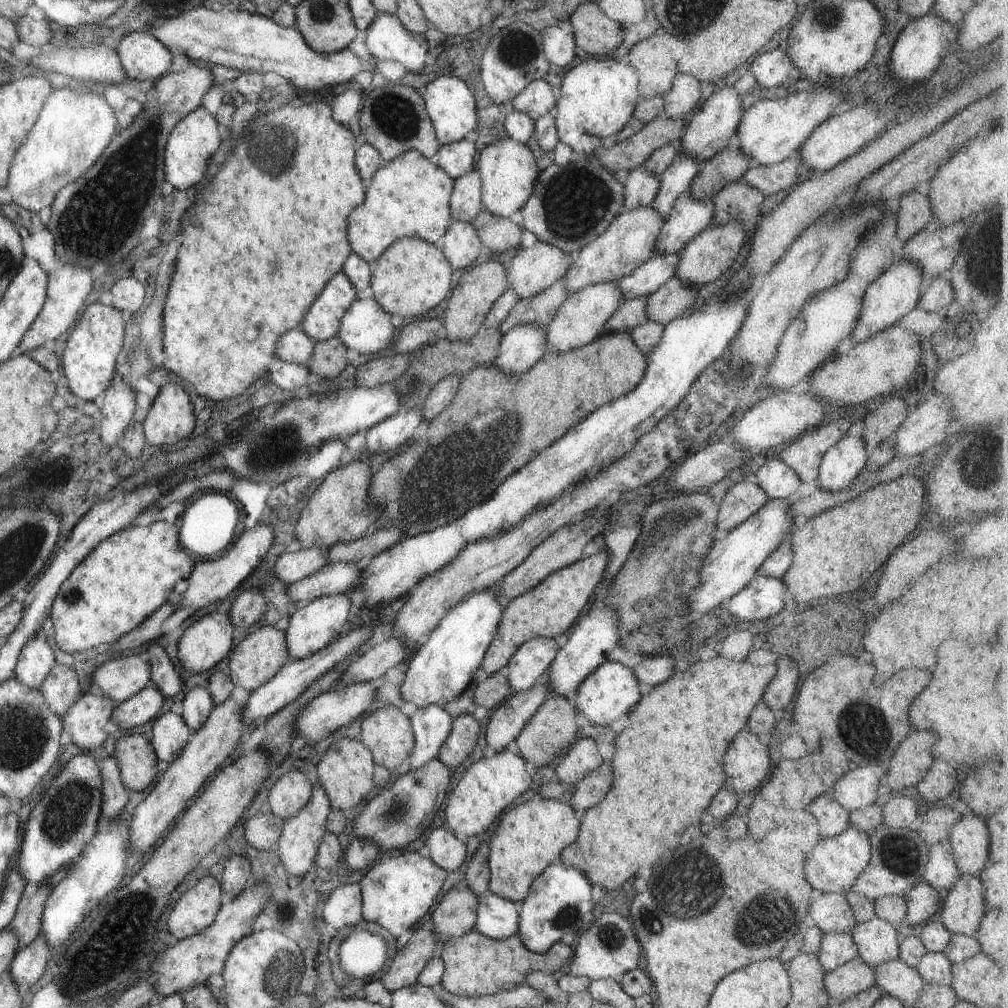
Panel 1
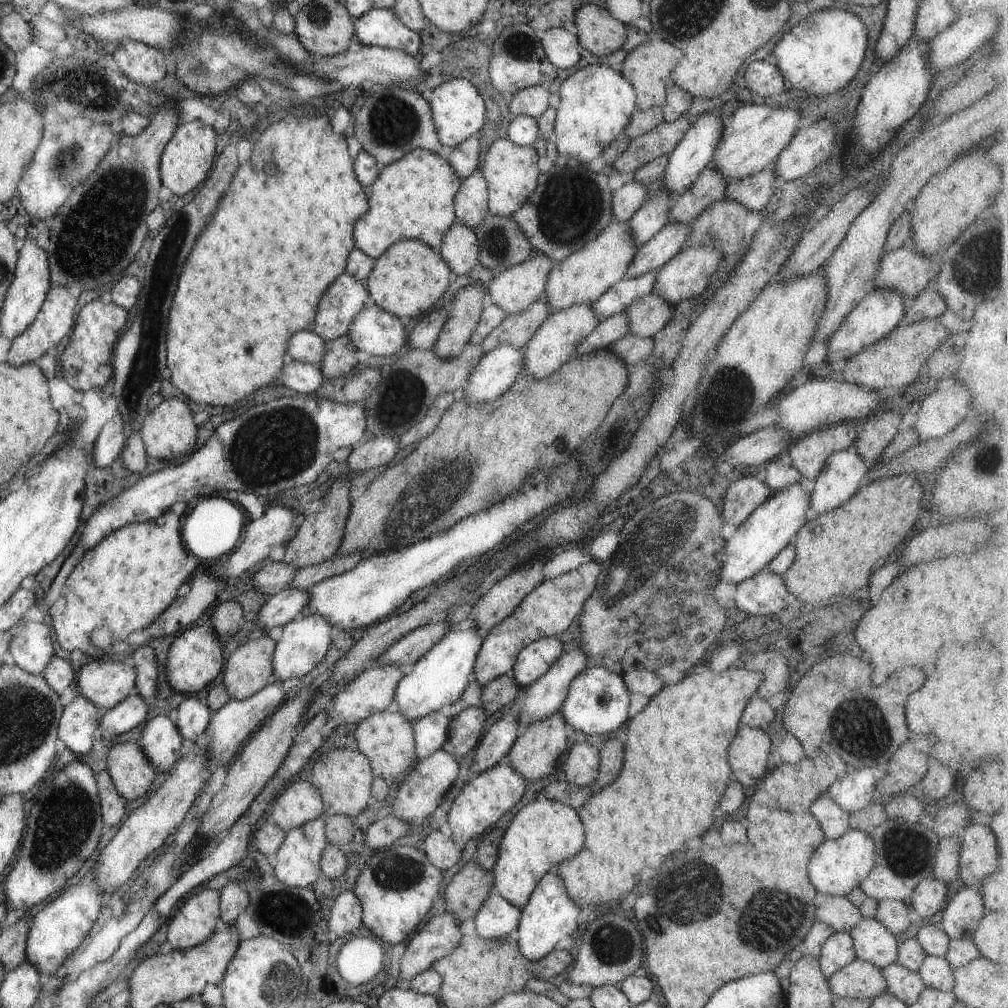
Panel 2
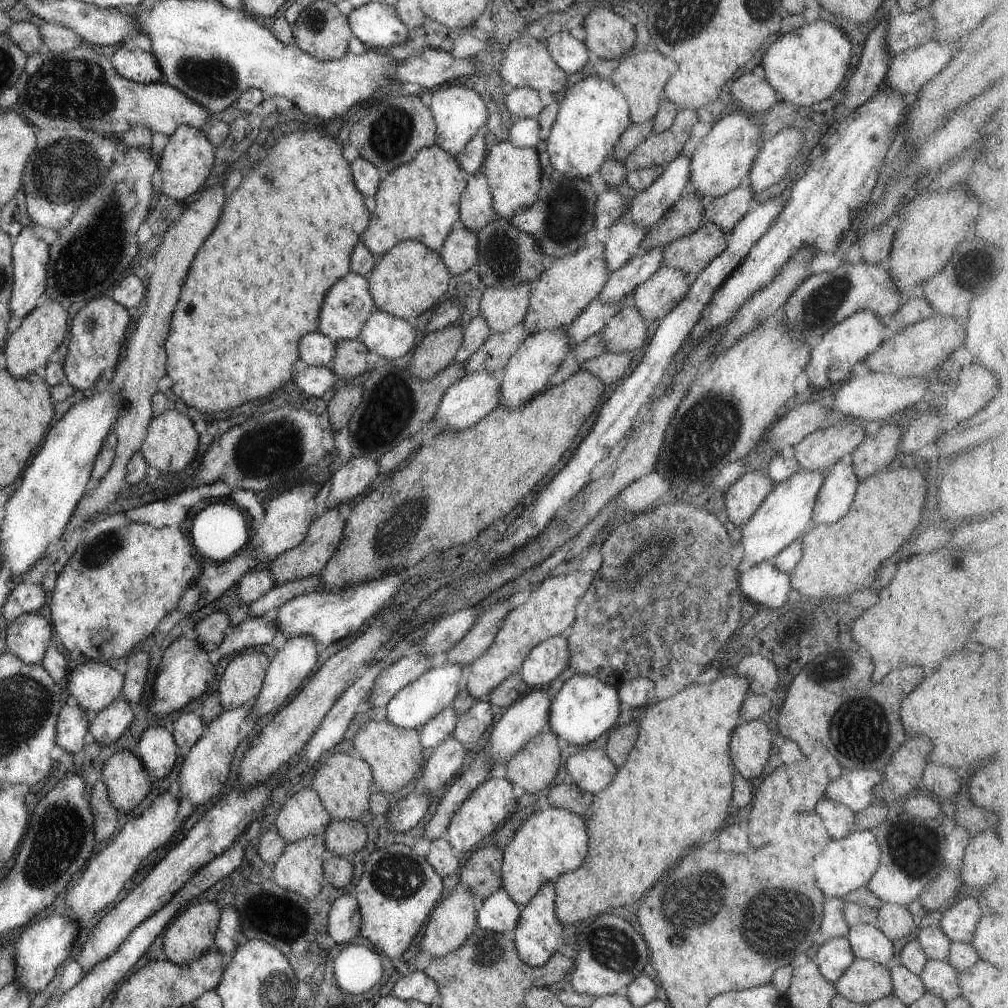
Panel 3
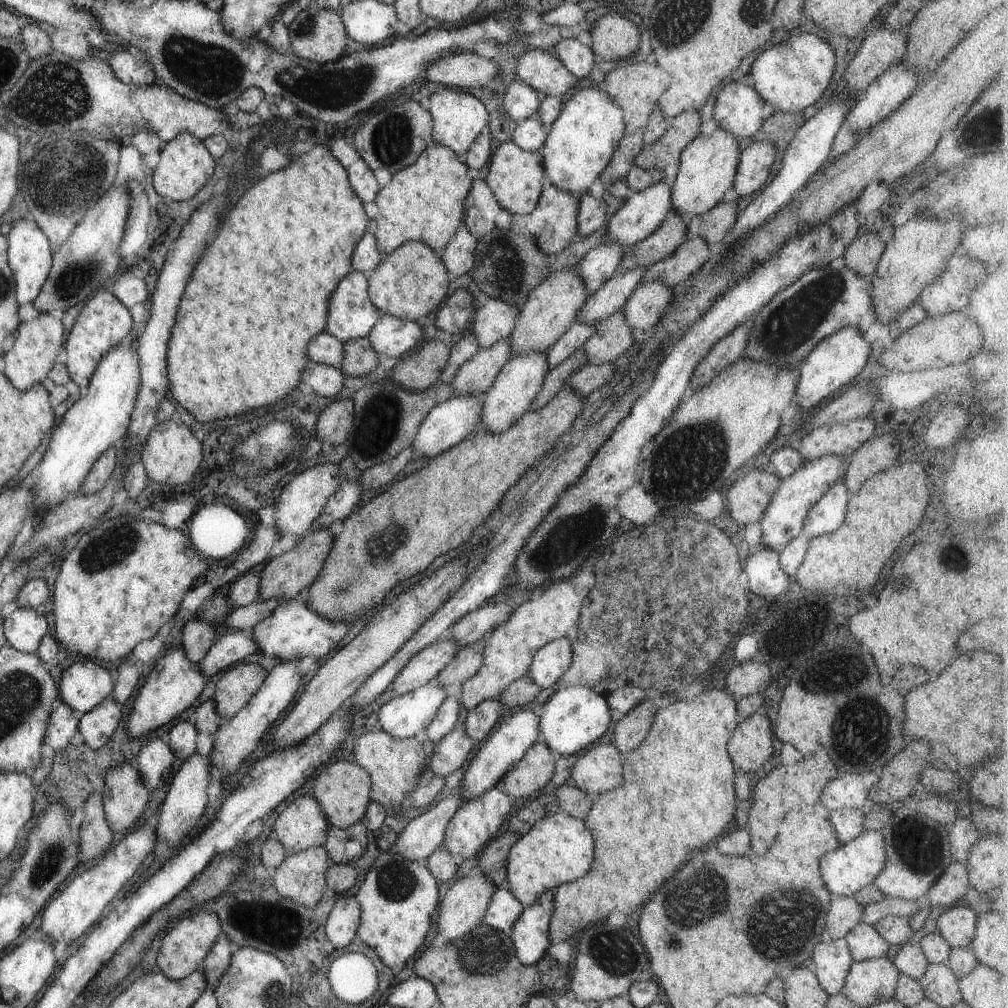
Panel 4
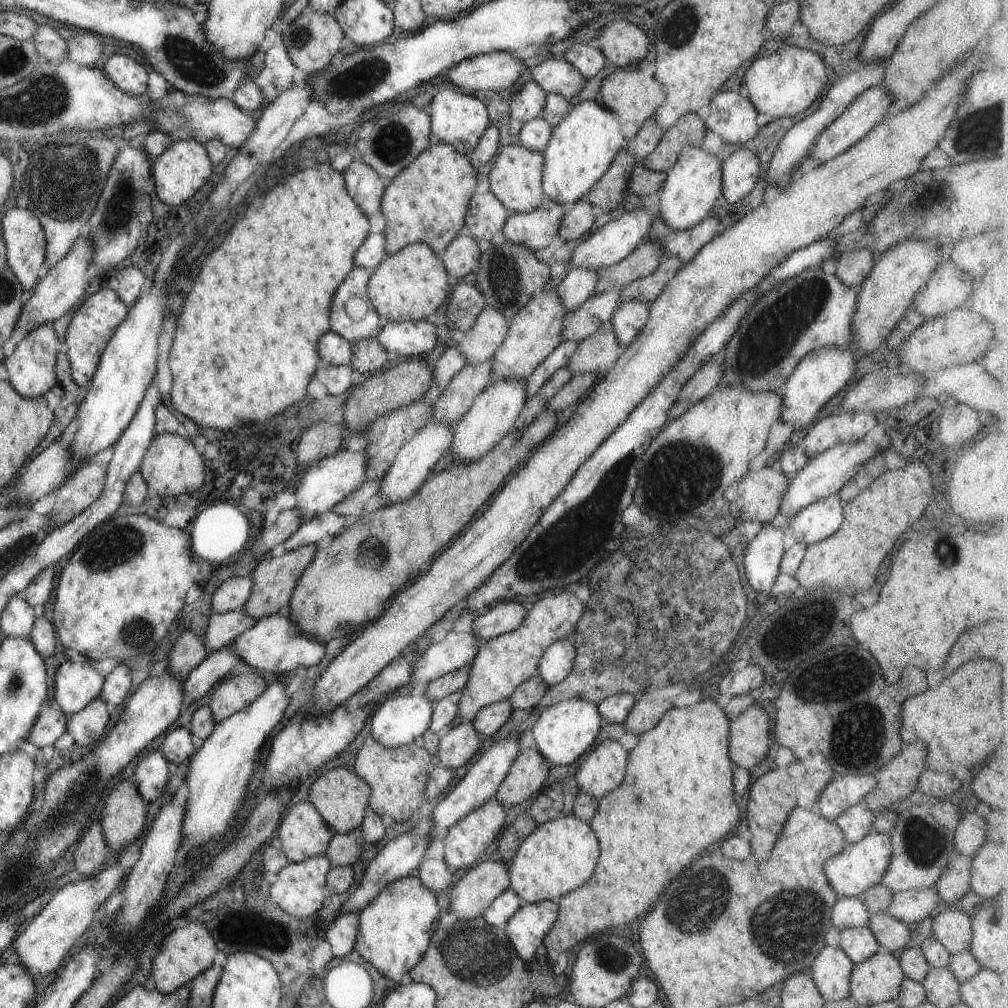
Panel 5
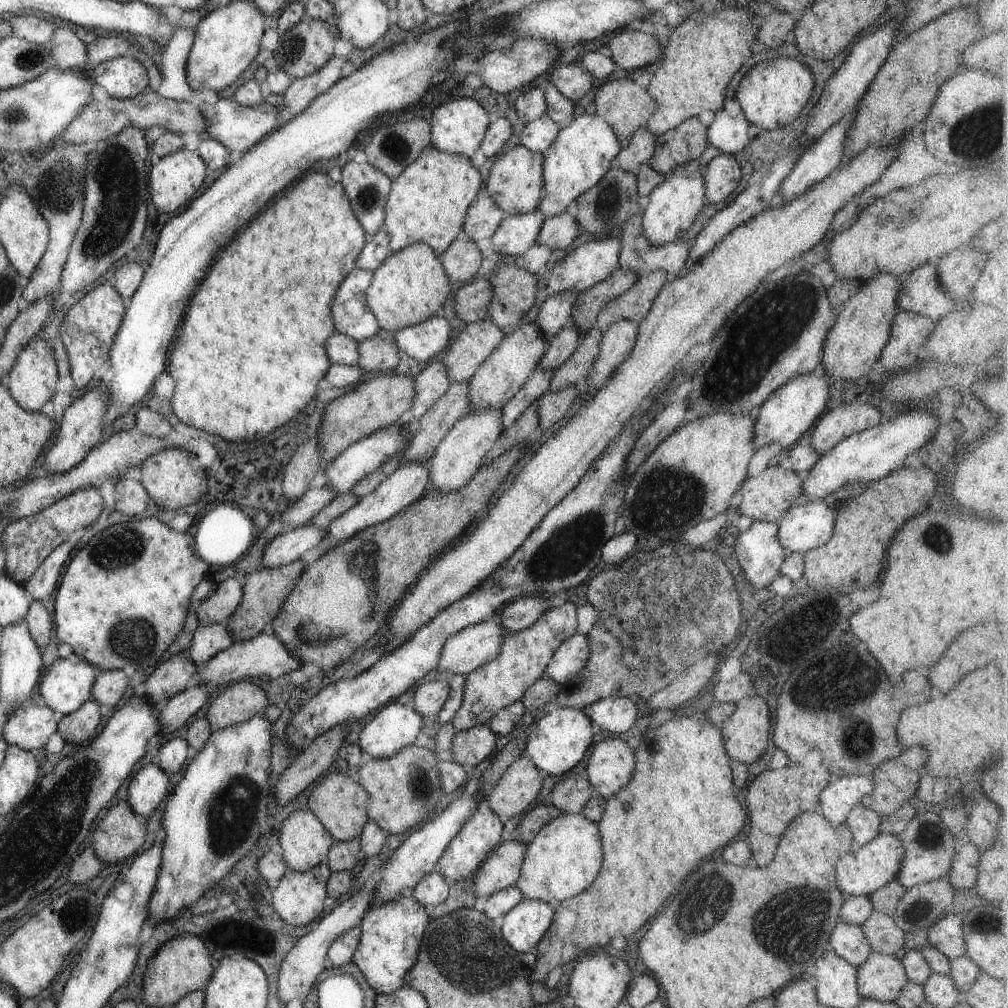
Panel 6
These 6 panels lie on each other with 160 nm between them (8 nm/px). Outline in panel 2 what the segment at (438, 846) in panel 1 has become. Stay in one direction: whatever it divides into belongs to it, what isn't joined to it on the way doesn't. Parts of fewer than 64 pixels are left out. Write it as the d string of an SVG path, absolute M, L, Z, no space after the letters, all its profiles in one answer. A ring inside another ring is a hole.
M437 829L425 836L422 852L427 861L441 872L453 867L461 857L461 850L455 848L453 840L442 836Z

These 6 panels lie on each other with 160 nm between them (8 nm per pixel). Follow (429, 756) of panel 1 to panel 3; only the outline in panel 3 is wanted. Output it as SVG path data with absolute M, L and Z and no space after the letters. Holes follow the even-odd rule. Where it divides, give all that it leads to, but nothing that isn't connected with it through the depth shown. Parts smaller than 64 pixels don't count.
M449 705L417 731L418 742L426 754L446 740L455 726L456 715Z

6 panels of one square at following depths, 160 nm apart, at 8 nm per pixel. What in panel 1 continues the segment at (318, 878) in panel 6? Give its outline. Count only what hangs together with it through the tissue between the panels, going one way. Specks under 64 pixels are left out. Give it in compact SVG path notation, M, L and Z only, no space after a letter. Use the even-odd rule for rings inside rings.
M319 782L311 784L311 797L309 802L291 818L287 818L283 822L279 839L275 845L275 852L279 856L279 863L283 866L283 870L291 876L303 876L311 864L314 864L315 854L319 842L325 834L325 822L330 812L329 802L323 788L319 786Z

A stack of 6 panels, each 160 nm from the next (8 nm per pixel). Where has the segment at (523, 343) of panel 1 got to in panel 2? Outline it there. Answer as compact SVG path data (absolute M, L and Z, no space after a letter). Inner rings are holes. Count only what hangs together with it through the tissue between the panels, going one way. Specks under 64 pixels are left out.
M501 342L482 356L467 378L467 384L463 384L463 388L453 395L467 404L491 402L503 394L522 372L523 347Z

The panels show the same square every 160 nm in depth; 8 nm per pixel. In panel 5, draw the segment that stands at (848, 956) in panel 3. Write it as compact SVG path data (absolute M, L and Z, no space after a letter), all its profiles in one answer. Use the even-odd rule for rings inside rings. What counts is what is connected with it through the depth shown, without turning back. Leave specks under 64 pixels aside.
M825 944L816 952L809 971L824 1001L835 1002L849 996L848 980L853 967L854 964L839 947Z

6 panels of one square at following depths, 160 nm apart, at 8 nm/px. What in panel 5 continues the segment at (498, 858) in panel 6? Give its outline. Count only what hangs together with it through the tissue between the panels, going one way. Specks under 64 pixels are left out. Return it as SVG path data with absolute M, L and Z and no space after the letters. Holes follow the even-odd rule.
M493 856L488 860L483 860L480 864L467 869L466 874L453 884L449 894L449 910L454 912L457 918L465 918L469 920L473 917L480 917L481 913L491 904L491 901L501 894L510 885L508 877L508 863L498 861Z

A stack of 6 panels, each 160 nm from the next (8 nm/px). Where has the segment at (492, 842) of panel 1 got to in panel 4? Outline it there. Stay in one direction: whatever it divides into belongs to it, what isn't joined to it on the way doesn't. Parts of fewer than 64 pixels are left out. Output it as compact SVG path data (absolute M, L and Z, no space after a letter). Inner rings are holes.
M562 811L551 812L537 820L507 852L505 870L508 891L523 906L535 903L543 892L554 890L561 884L578 880L591 866L593 842L583 820Z

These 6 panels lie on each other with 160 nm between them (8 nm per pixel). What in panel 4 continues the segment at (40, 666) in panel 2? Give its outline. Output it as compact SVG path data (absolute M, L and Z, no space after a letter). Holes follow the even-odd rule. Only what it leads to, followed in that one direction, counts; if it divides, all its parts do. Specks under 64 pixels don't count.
M17 608L2 620L6 645L23 654L36 653L41 638L47 633L47 620L41 611Z

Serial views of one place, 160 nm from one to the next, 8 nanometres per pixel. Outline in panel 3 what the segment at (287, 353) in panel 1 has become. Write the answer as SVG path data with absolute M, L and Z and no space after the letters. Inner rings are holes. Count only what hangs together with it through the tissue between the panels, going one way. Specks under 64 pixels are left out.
M315 330L299 340L298 358L301 358L305 364L314 367L328 366L335 354L335 345L336 343L330 338Z

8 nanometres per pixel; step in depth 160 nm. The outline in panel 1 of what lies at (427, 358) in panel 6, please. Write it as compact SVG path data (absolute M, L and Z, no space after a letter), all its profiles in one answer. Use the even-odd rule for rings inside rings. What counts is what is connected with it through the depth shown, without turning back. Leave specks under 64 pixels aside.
M361 295L339 318L335 336L346 349L377 356L388 350L393 340L394 328L390 318L391 315L384 312L375 300Z

